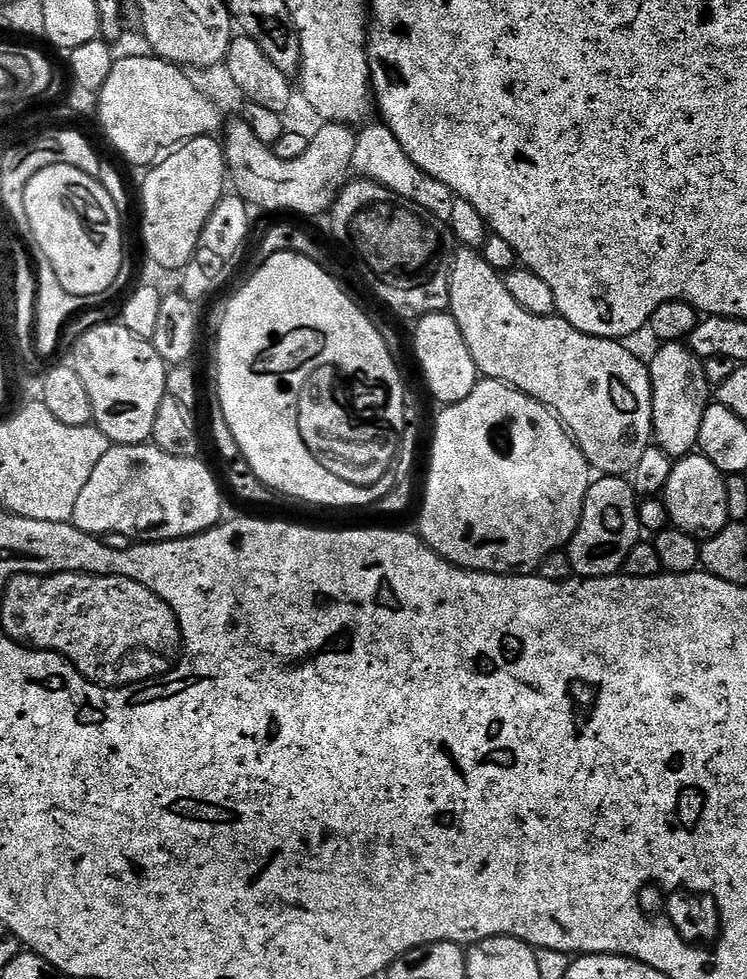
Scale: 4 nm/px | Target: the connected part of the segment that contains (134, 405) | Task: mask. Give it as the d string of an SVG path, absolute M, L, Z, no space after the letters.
M119 322L96 324L77 338L70 366L86 385L95 427L106 434L108 441L113 445L151 441L158 406L162 406L162 398L168 395L166 378L169 369L158 350L154 350L151 340L130 334L130 330Z

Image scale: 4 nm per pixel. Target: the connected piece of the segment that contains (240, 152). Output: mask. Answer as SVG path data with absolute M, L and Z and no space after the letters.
M237 118L223 125L222 143L227 175L238 195L249 205L269 208L272 212L297 212L300 216L320 216L329 211L334 203L334 188L349 179L352 167L352 153L340 152L340 144L349 143L347 124L319 125L316 137L308 140L308 148L293 160L283 160L276 156L269 145L264 144L250 130L248 121Z

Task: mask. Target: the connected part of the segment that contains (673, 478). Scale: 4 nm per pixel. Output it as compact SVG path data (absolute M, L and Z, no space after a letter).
M702 454L683 456L672 465L672 473L662 493L671 527L681 528L697 538L718 534L730 523L726 510L726 476Z

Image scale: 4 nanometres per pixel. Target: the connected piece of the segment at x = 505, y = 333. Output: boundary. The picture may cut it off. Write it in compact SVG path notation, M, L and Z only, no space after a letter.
M460 246L455 249L448 299L448 308L458 322L458 330L462 330L466 346L470 346L470 358L474 358L477 373L489 380L501 380L552 409L597 473L623 477L632 474L654 440L648 364L624 348L628 346L621 341L582 334L559 314L535 316L522 310L522 306L510 298L504 276L496 273L480 255L474 248Z

